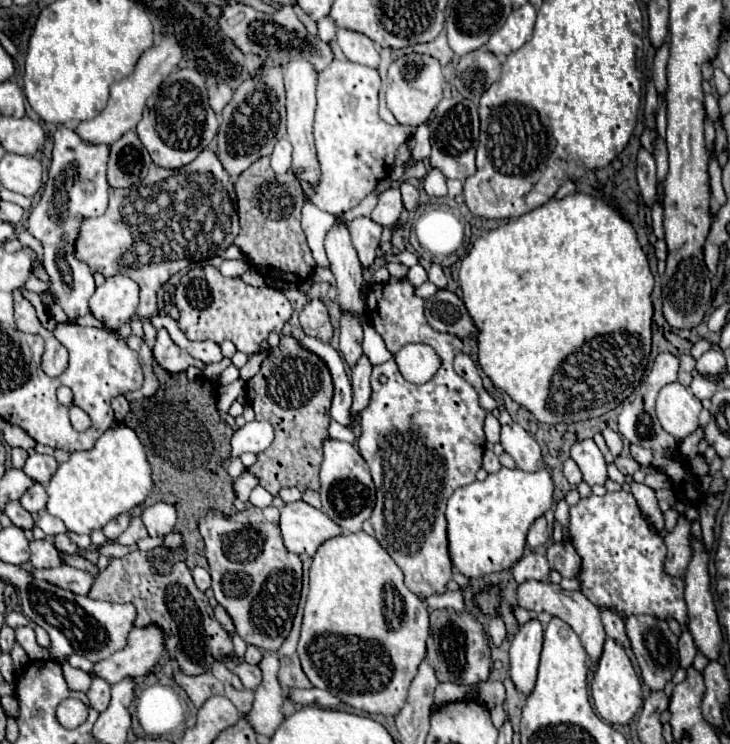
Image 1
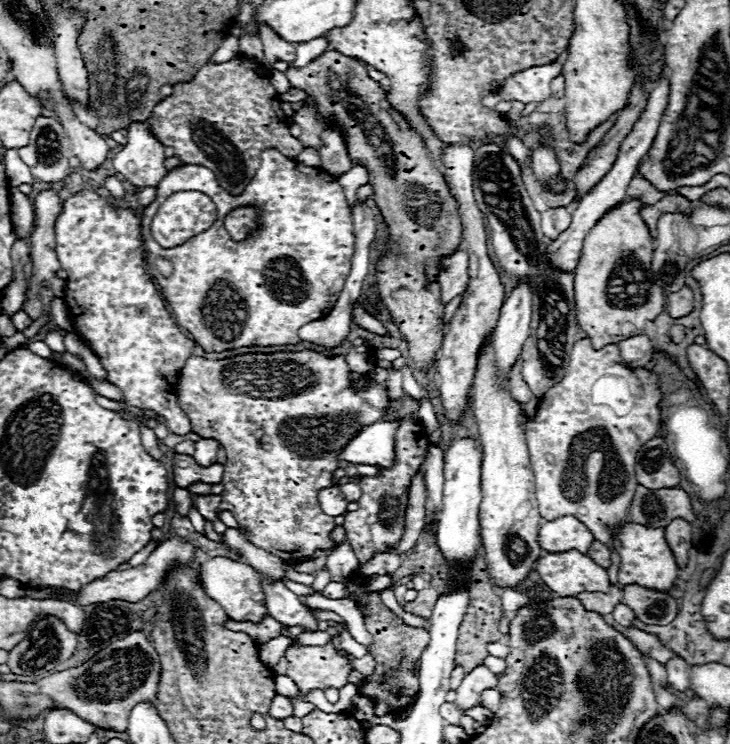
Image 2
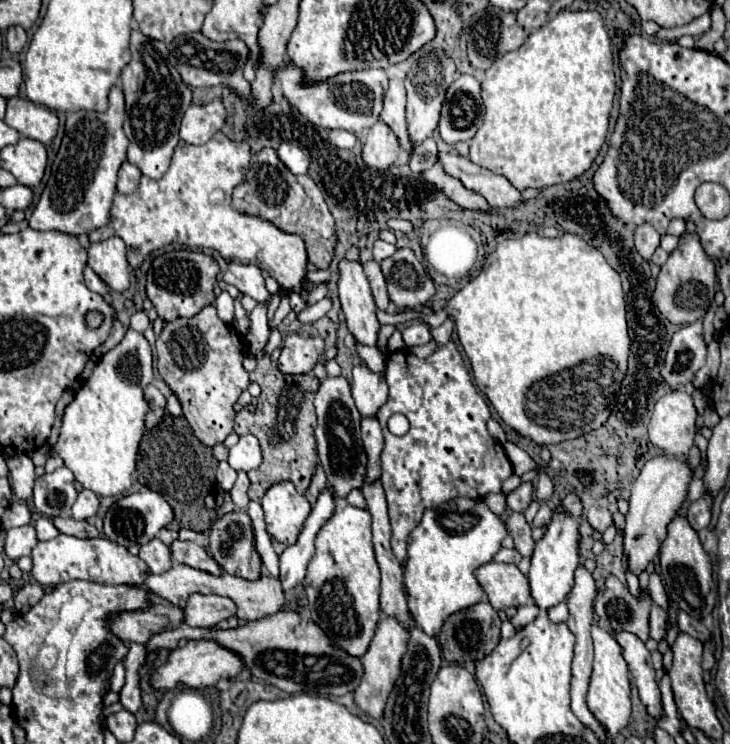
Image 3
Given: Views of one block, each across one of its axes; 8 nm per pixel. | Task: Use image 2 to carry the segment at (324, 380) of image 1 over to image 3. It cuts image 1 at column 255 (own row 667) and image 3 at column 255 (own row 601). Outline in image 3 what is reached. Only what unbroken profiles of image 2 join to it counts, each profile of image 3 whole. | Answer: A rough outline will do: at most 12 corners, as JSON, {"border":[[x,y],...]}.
{"border":[[258,360],[258,412],[234,418],[262,464],[248,472],[258,502],[290,480],[304,494],[316,466],[314,374],[286,376]]}

